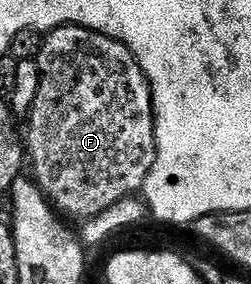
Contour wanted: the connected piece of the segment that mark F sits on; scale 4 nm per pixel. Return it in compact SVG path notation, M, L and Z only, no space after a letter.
M67 26L56 28L49 33L50 36L42 44L42 49L36 53L38 62L38 89L36 98L32 102L28 119L30 119L30 132L25 133L24 147L28 153L28 168L32 173L32 179L42 190L43 196L50 201L51 205L63 217L75 216L78 222L93 219L94 216L103 214L109 207L115 206L121 200L133 197L141 193L146 186L146 179L156 162L156 134L154 133L154 97L152 95L152 84L142 72L142 68L136 62L136 58L126 49L123 44L108 38L99 32L93 32L87 28L75 28Z

